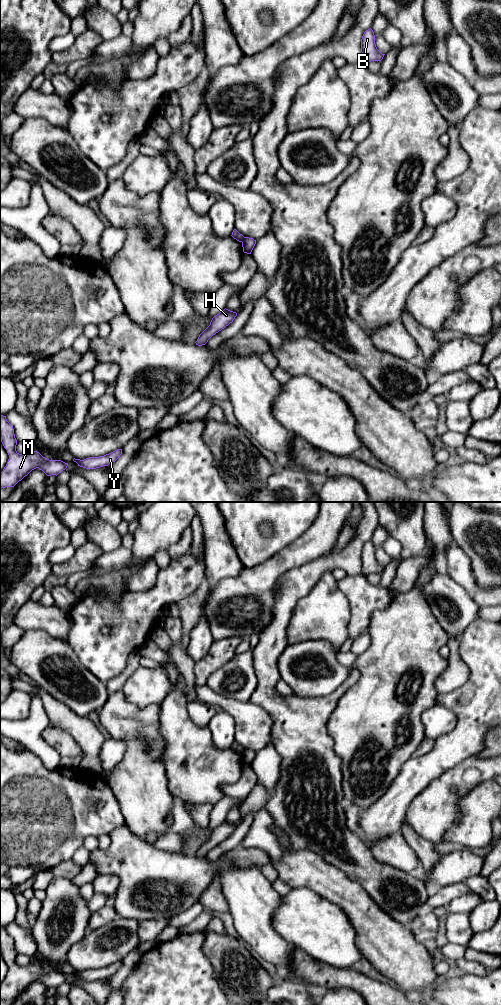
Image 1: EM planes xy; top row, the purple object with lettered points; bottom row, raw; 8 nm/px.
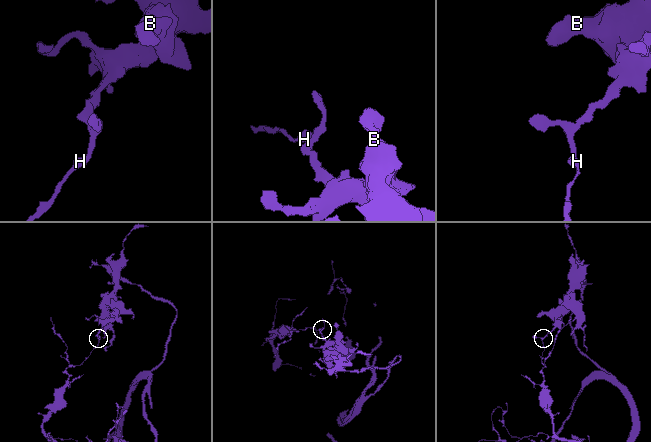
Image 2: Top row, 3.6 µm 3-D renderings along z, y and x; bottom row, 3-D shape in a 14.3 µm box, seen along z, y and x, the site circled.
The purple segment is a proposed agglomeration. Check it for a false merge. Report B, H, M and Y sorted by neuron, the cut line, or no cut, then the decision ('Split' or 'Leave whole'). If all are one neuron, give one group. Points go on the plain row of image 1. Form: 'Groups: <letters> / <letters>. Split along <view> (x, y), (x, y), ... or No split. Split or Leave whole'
Groups: B / H M Y. Split along xy (245, 749), (241, 753). Split

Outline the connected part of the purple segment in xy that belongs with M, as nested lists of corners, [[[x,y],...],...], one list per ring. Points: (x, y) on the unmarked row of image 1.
[[[0,927],[0,950],[9,967],[8,974],[0,985],[0,1000],[14,999],[36,980],[42,982],[47,988],[57,988],[68,978],[68,975],[61,972],[49,972],[37,963],[19,966],[16,963],[17,952],[13,938],[3,927]]]

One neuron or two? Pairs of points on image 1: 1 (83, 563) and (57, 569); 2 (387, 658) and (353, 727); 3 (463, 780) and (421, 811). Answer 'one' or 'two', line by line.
1: one
2: one
3: one

